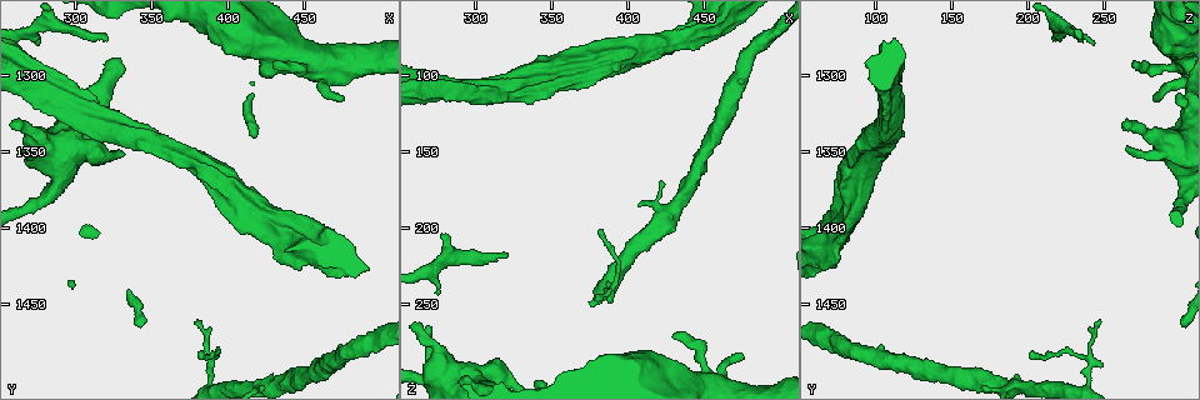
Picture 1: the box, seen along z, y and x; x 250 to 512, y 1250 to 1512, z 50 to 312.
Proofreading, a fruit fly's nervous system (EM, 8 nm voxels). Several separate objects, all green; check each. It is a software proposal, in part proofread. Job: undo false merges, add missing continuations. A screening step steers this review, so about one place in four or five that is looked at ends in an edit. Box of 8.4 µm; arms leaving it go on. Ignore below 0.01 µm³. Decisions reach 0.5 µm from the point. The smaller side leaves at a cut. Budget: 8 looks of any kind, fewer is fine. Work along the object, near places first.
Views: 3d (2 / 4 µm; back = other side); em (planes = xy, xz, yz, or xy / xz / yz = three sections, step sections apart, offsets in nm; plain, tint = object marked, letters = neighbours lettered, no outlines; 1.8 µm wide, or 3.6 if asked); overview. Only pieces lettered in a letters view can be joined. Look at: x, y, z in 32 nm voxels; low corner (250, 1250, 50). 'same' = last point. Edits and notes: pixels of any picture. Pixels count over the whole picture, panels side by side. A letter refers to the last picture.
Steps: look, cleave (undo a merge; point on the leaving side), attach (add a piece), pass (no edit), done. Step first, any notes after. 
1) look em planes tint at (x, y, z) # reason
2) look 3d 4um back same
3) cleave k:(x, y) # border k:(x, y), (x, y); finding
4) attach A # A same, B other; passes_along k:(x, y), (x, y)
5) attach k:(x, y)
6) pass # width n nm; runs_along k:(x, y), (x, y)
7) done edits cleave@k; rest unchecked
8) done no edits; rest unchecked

look 3d 4um at (278, 1344, 296) # abrupt turn

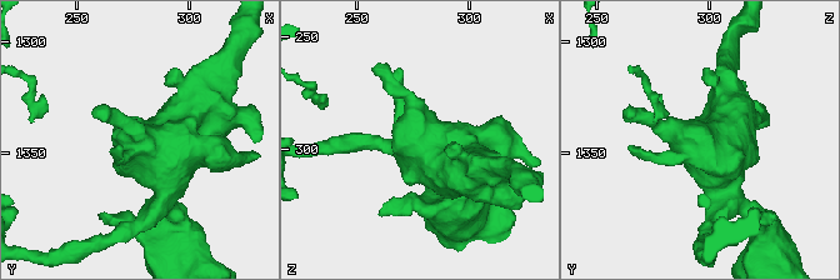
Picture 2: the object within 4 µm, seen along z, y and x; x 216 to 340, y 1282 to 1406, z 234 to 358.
look em 3.6um xz step 8 tint at (277, 1345, 296)

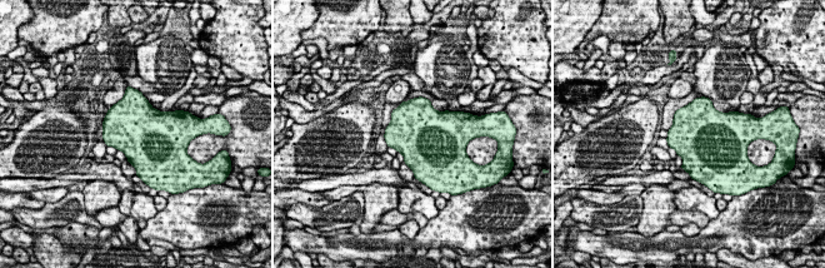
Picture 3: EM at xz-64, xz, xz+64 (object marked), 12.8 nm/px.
look em 3.6um planes letters same

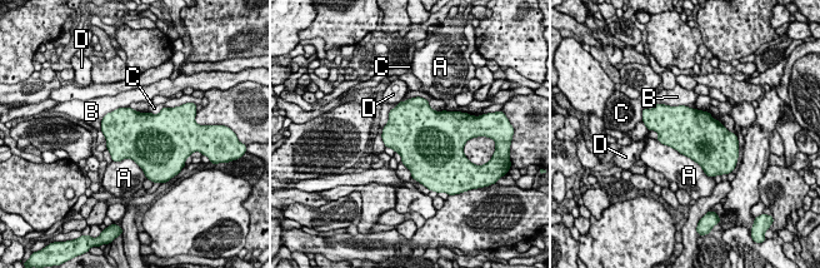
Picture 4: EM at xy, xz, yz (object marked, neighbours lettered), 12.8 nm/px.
pass # A other, B other, C other, D other; border 4:(656, 140), (693, 159), (704, 173); all the same cell

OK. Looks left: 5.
look em planes tint at (322, 1276, 218) # free end

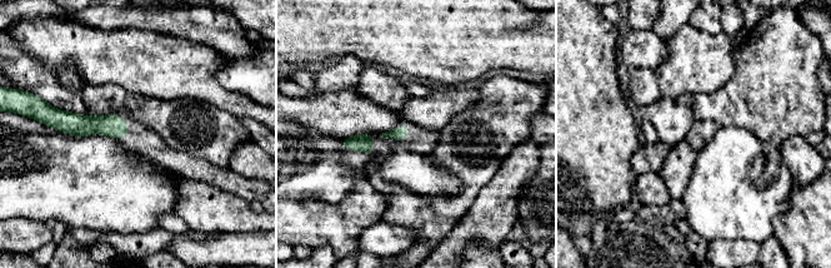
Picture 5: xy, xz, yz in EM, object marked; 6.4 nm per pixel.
look em planes letters same # what lies round it

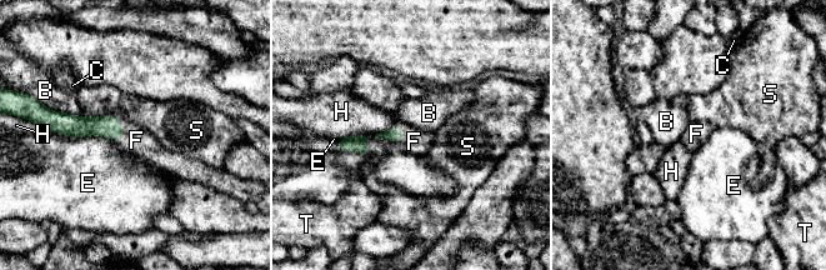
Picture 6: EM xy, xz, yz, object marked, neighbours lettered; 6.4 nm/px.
attach F # B other, C other, E other, F same, H other, S other, T other; passes_along 6:(395, 134), (394, 141), (414, 141); the cell continues

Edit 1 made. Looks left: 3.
look 3d 2um at (430, 1418, 74) # free end

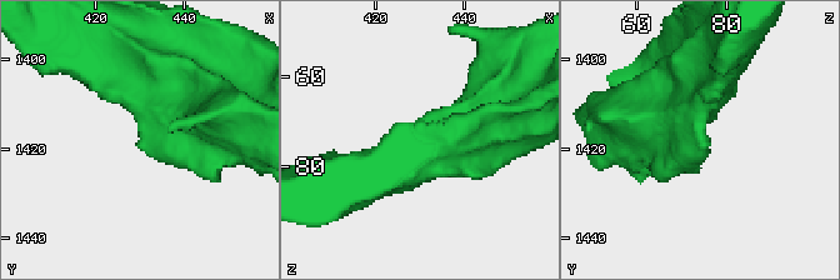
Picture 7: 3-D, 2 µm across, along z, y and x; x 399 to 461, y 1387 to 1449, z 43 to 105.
look em planes letters at (431, 1421, 74)

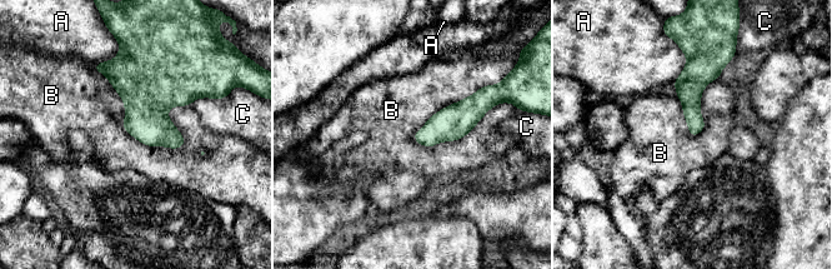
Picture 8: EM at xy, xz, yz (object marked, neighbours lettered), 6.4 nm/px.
pass # A other, B other, C other; border 8:(482, 85), (437, 110), (412, 139); none of them fits

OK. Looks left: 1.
done edits attach@6; rest unchecked

